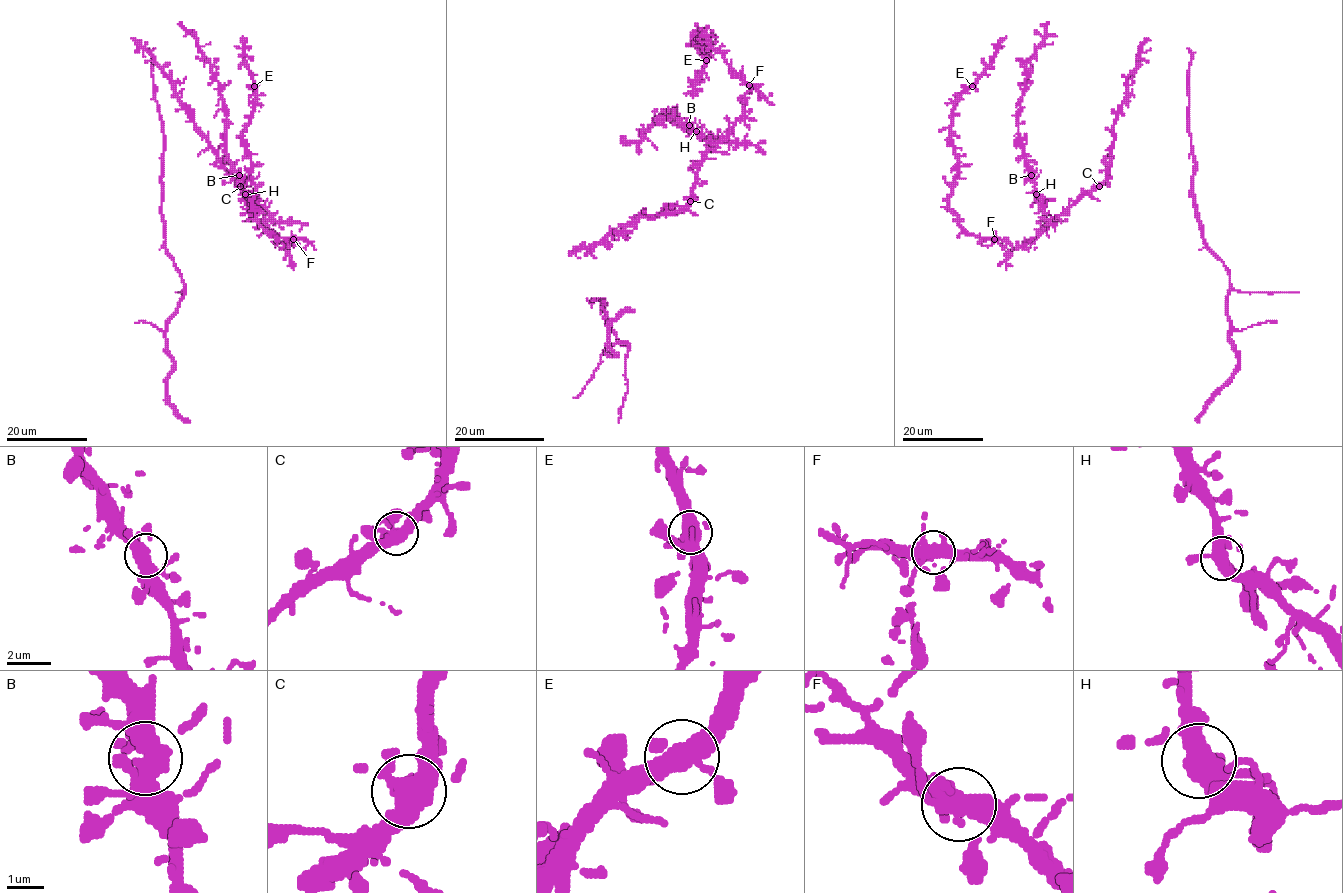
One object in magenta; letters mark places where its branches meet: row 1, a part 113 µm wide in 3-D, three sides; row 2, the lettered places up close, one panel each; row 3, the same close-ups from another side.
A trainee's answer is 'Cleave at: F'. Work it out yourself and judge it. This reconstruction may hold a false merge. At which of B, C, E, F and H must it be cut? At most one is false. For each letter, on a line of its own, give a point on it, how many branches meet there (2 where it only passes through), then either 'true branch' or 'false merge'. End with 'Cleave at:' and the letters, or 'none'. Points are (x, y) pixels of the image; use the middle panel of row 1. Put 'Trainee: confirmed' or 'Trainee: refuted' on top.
Trainee: refuted
B: (689, 125) | 5 | true branch
C: (690, 201) | 5 | true branch
E: (706, 60) | 5 | true branch
F: (749, 85) | 5 | true branch
H: (696, 131) | 5 | true branch
Cleave at: none

